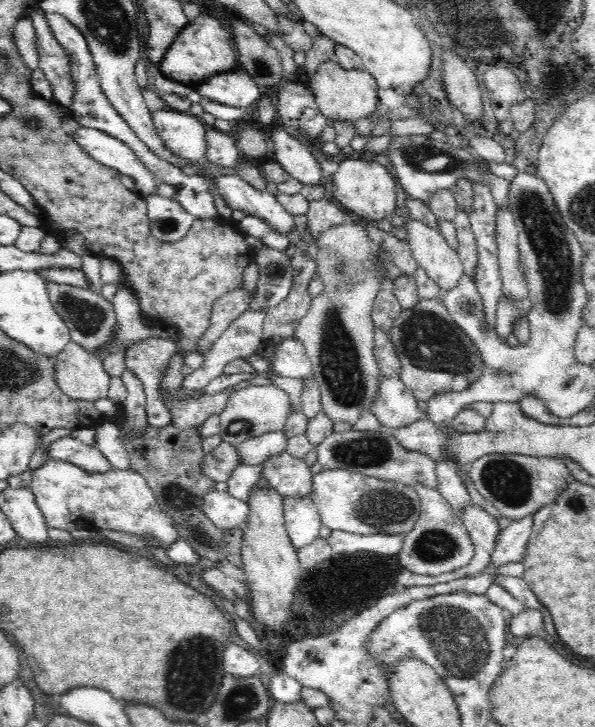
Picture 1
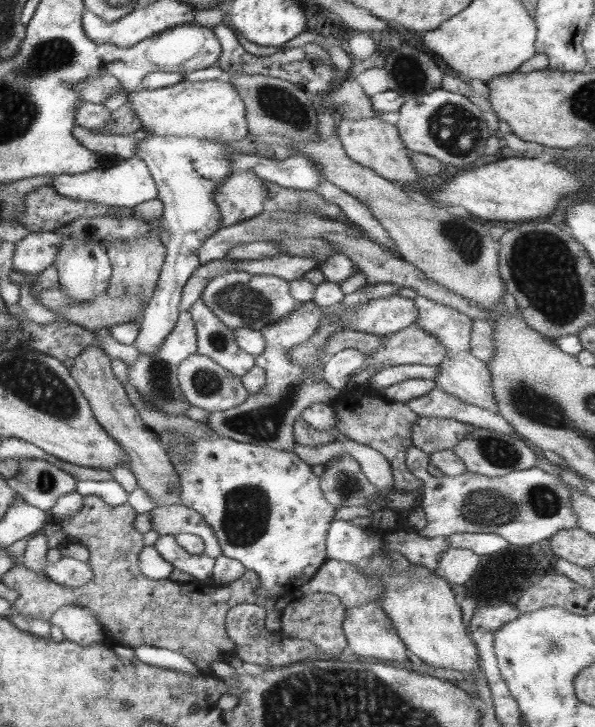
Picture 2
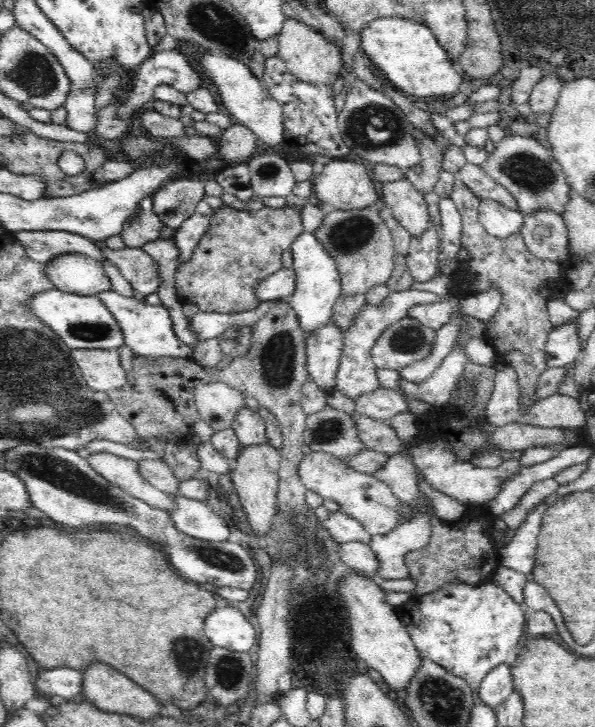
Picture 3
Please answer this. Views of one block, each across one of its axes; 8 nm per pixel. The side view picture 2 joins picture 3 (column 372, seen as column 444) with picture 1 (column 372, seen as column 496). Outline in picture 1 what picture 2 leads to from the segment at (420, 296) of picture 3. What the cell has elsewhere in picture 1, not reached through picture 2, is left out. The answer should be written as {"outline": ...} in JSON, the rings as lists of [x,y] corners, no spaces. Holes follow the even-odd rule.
{"outline":[[[380,376],[379,394],[370,410],[383,428],[404,428],[427,417],[427,412],[418,408],[419,400],[400,378]]]}

